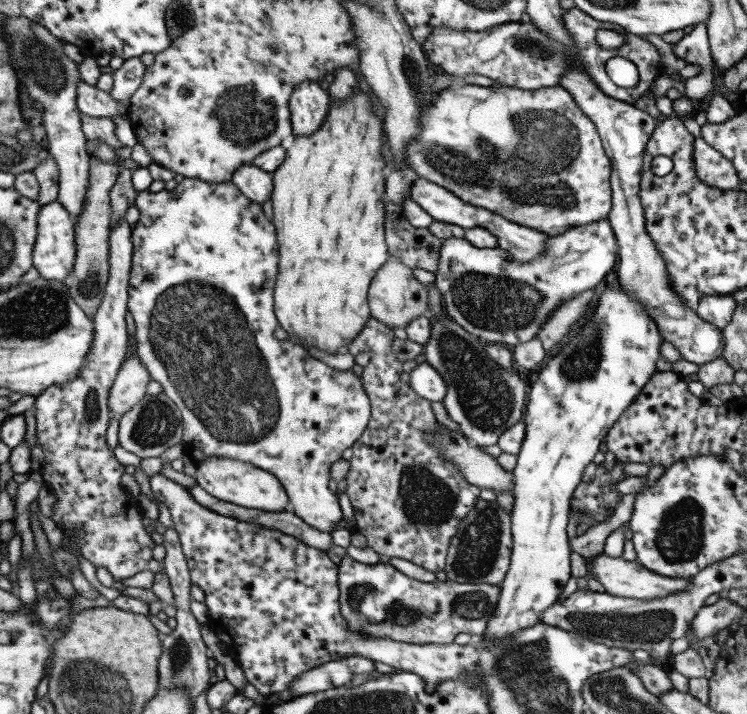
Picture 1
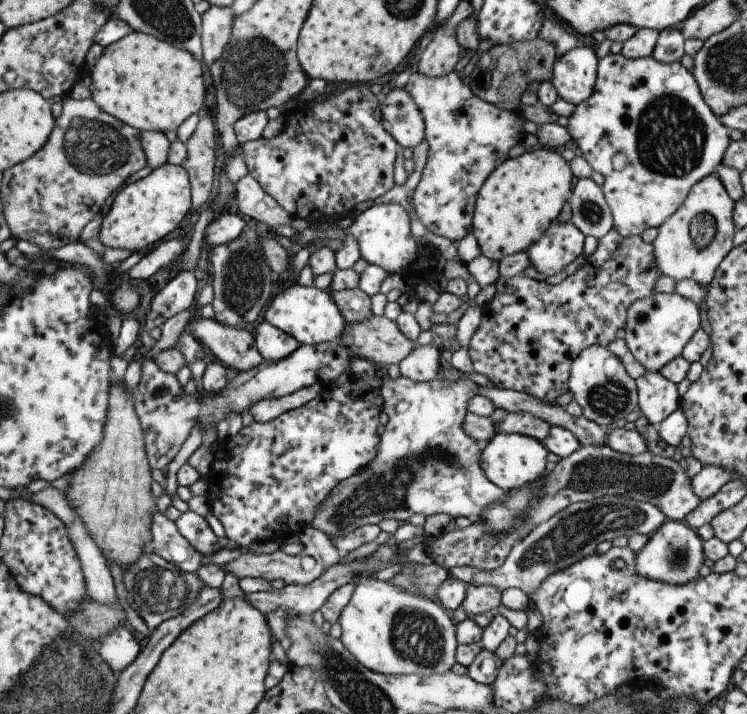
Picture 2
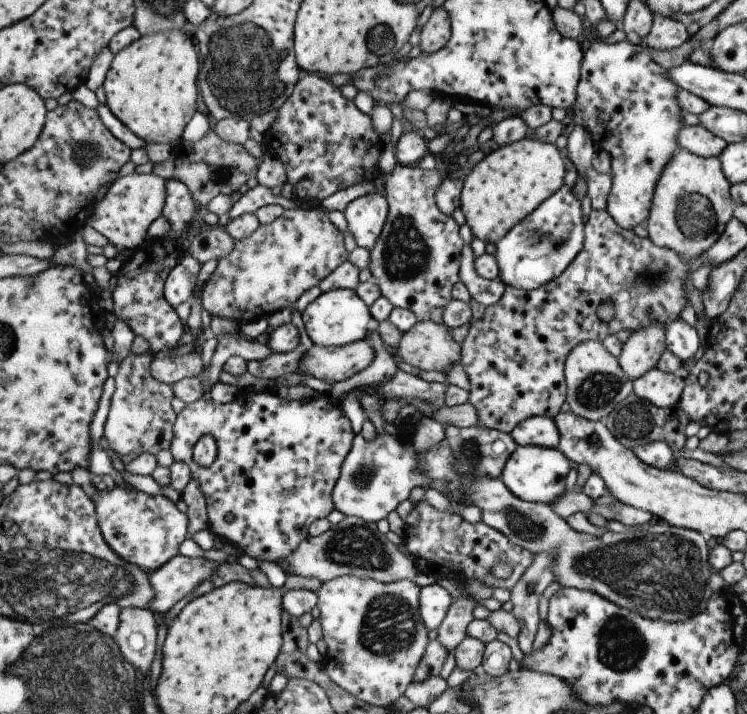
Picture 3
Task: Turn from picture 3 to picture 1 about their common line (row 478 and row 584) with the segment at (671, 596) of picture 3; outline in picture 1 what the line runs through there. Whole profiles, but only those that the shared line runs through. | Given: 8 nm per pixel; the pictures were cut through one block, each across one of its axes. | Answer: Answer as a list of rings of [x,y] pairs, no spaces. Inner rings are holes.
[[[345,555],[338,565],[338,603],[347,629],[370,636],[407,644],[447,644],[457,634],[478,637],[485,633],[487,619],[498,601],[500,585],[456,583],[446,579],[420,582],[387,564],[361,564]]]

